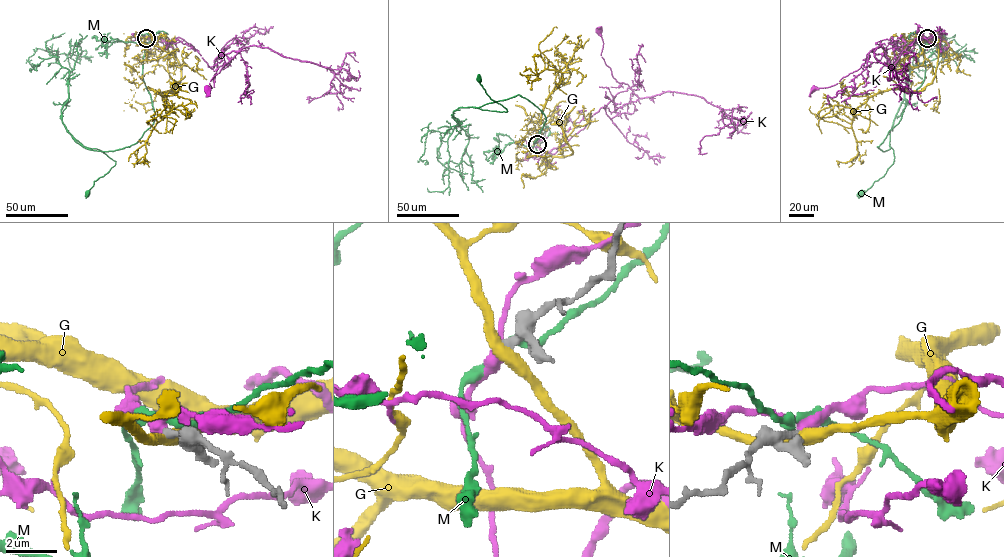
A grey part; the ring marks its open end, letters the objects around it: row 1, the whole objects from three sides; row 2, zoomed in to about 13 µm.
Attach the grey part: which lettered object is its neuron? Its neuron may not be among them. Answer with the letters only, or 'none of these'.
none of these

